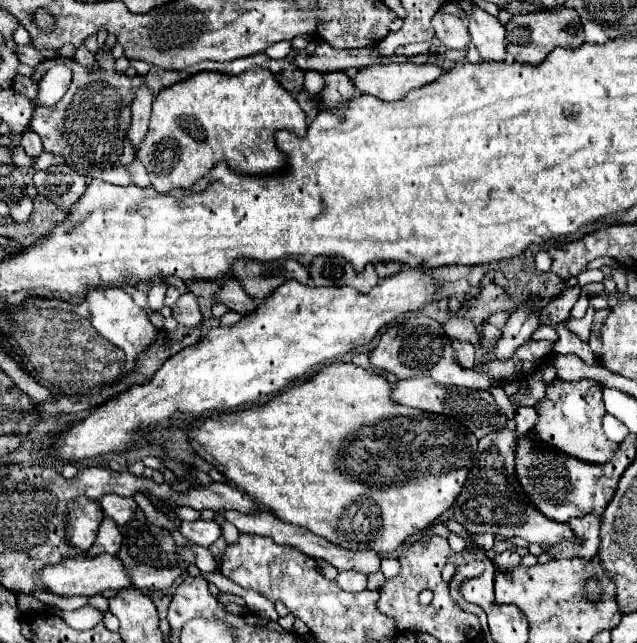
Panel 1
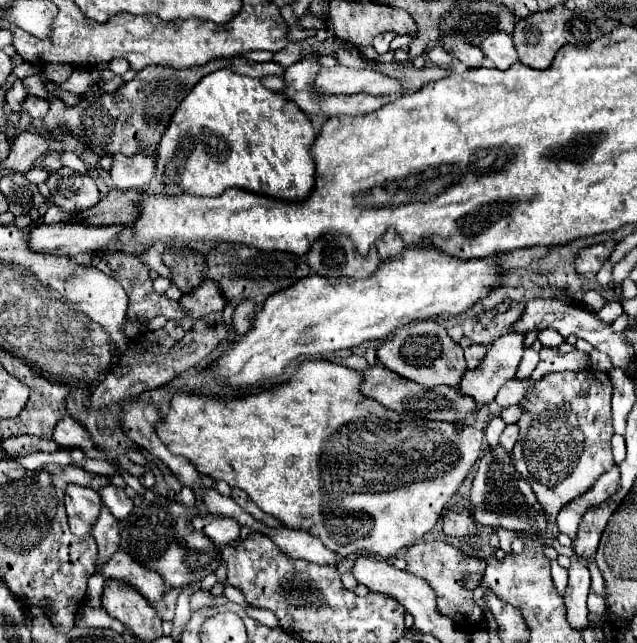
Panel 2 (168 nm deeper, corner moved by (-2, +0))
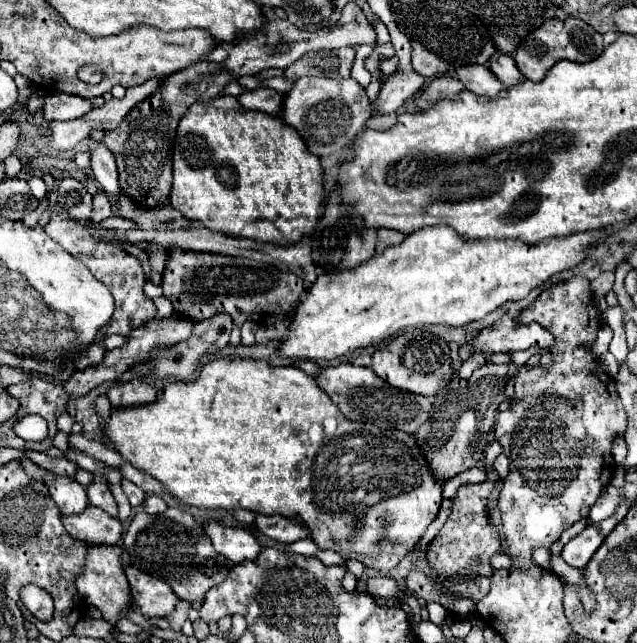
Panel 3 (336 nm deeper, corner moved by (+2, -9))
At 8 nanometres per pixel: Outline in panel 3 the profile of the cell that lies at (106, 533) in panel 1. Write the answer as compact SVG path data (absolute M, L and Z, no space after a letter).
M88 507L84 515L62 517L62 521L68 533L72 533L72 537L84 541L90 547L116 545L122 537L120 521L98 507Z

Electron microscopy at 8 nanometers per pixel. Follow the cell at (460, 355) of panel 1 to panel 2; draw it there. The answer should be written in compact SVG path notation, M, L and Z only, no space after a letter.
M462 338L460 340L460 346L464 350L464 358L466 358L466 366L468 368L476 368L480 364L480 360L486 356L486 346L474 344L468 338Z

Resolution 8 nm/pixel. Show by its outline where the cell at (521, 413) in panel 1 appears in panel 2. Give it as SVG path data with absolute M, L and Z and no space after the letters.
M516 424L506 426L506 430L500 436L500 446L504 448L504 452L510 452L512 446L516 444L516 440L518 440L518 426Z

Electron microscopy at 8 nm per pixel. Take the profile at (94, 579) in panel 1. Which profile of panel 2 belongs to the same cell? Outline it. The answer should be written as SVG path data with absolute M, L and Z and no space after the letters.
M116 552L110 562L100 566L100 572L106 580L124 580L140 590L140 594L150 600L152 604L158 602L166 592L168 586L164 586L164 580L158 572L152 572L144 568L142 564L136 564L126 552Z

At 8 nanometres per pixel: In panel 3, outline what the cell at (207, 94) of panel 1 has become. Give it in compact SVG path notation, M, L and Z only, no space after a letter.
M218 95L210 101L196 101L188 113L180 119L178 131L176 131L176 143L174 143L174 155L172 155L172 165L174 165L174 181L172 181L172 193L168 197L168 203L178 209L184 217L188 219L198 219L202 221L208 229L224 233L224 235L234 235L234 237L250 237L266 243L278 243L278 245L288 245L298 241L302 235L310 235L316 227L316 219L320 217L318 209L322 207L322 167L320 159L308 151L306 143L298 135L298 131L292 125L286 125L280 117L270 117L260 111L244 109L240 101L232 95Z

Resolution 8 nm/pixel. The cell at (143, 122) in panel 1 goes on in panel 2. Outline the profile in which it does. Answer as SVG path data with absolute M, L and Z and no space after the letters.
M144 152L136 156L114 154L110 176L118 190L146 188L154 176L154 160L152 156L146 156Z

